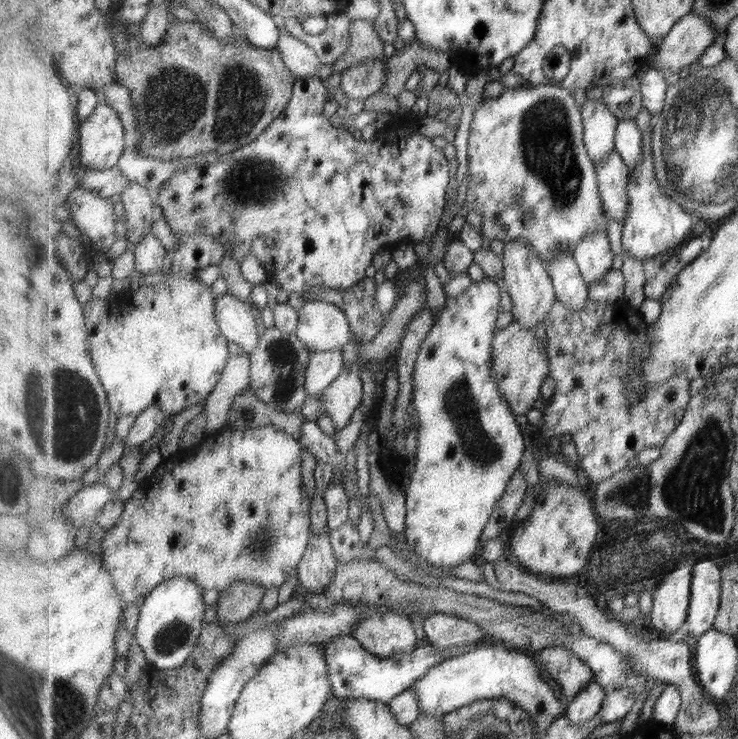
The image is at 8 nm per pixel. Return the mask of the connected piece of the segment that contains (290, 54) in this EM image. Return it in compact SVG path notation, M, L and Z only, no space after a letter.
M283 30L278 42L278 49L289 70L297 77L317 76L321 68L321 59L307 42L297 39L293 33Z

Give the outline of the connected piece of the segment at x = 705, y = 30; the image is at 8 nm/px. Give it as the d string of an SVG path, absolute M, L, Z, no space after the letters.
M691 11L677 22L671 32L663 38L655 58L651 61L651 66L665 72L665 74L669 72L678 73L684 66L698 62L701 56L715 44L716 40L717 27L713 25L713 21L701 16L699 13L695 13L695 11Z

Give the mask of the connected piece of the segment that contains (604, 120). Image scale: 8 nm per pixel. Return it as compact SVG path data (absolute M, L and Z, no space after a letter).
M593 98L586 99L582 104L582 115L589 157L595 164L605 161L616 150L617 125L620 120L607 103Z

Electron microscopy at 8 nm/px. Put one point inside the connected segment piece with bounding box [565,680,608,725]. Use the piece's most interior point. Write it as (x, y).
(586, 705)

